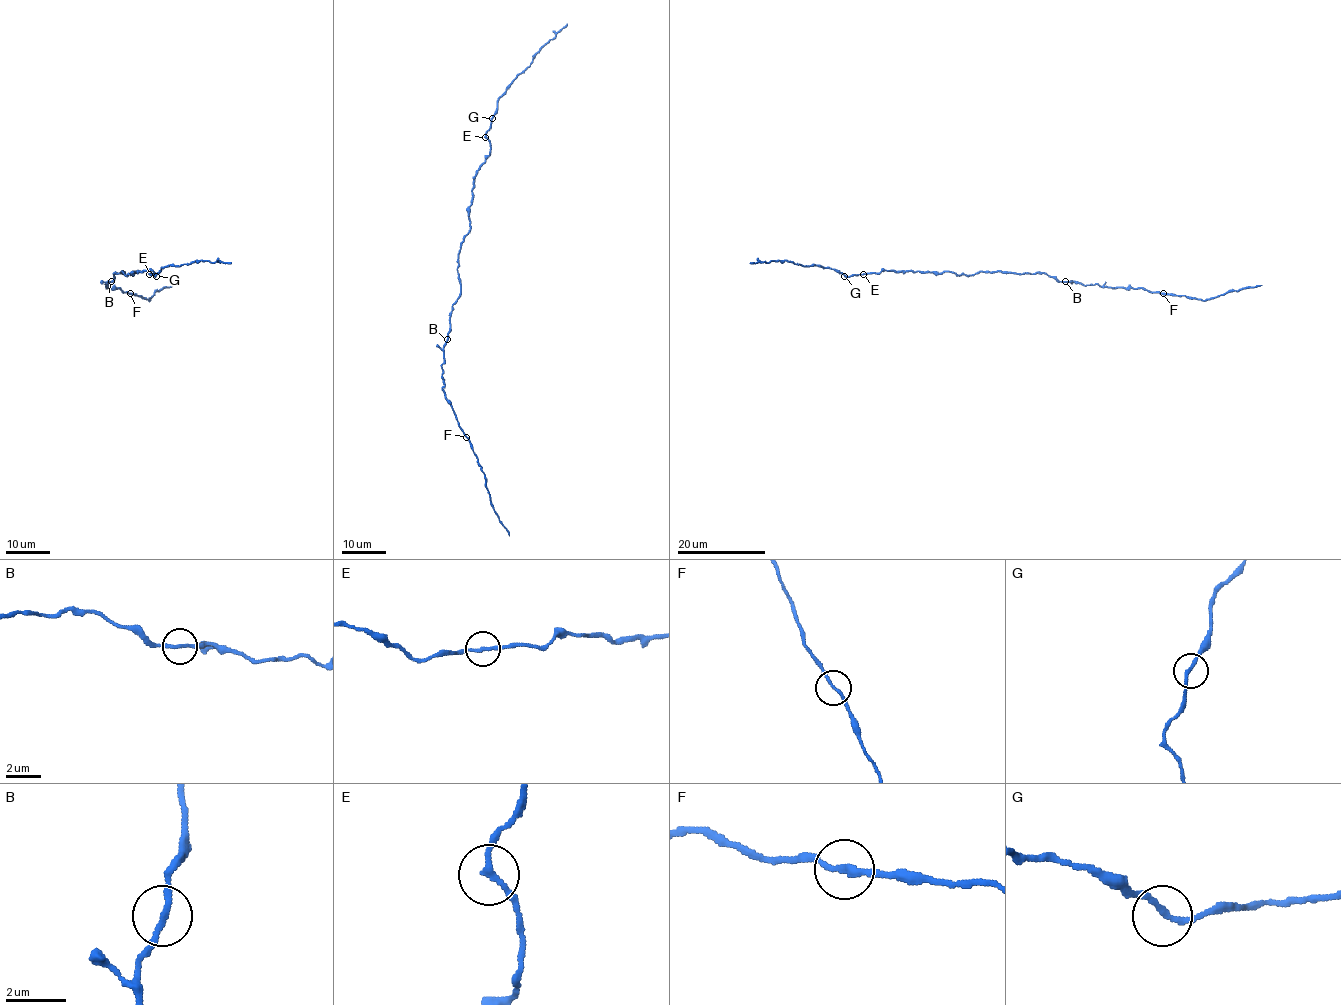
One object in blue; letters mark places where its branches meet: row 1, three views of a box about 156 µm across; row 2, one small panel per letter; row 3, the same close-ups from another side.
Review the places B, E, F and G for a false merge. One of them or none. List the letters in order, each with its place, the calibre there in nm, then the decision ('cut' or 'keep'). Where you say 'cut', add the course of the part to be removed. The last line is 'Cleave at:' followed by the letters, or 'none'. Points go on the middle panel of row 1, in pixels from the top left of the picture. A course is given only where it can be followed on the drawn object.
B: at (447, 339); 190 nm thick; keep
E: at (485, 137); 190 nm thick; keep
F: at (466, 437); 190 nm thick; cut; foreign part runs (466, 437), (485, 477), (491, 505), (509, 535)
G: at (492, 118); 190 nm thick; keep
Cleave at: F

